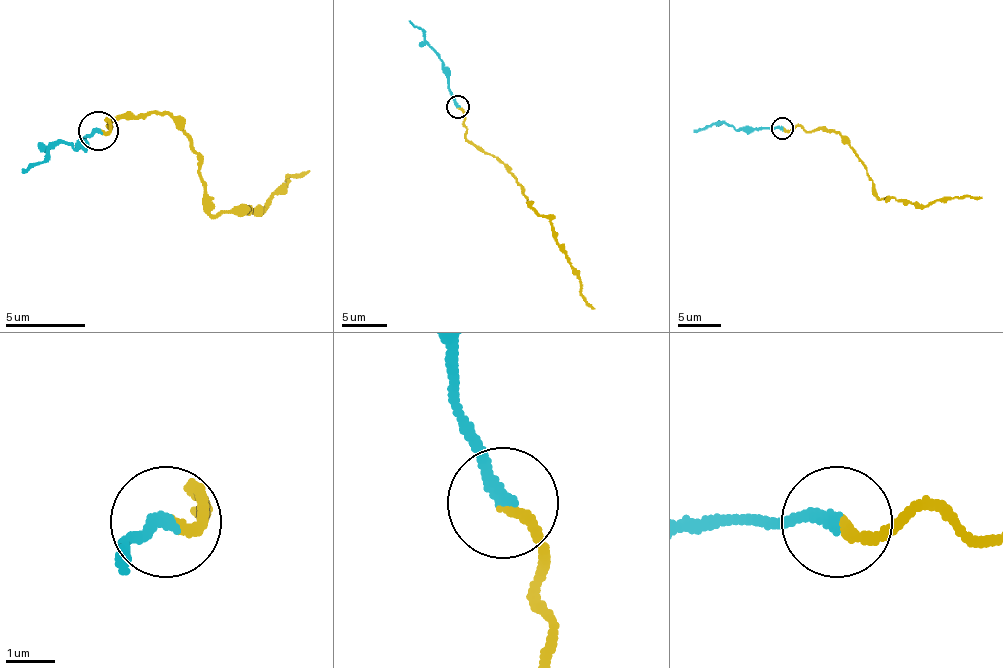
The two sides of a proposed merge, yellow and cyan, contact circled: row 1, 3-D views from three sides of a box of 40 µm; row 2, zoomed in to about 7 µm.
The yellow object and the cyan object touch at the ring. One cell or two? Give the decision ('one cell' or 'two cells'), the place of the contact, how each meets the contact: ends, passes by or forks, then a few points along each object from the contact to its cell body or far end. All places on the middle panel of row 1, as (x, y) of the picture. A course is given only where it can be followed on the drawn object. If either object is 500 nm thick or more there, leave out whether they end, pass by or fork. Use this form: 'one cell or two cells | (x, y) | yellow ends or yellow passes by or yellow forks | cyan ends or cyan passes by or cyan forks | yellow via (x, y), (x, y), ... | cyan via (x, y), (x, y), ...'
one cell | (457, 106) | yellow ends | cyan ends | yellow via (457, 108), (466, 137), (497, 158), (551, 223), (579, 279), (579, 295), (595, 308) | cyan via (457, 106), (448, 86), (448, 69), (423, 31), (408, 21)

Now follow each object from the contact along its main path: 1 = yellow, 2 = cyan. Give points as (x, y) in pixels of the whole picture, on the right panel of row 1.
1: (784, 127), (836, 131), (859, 159), (879, 197), (923, 205), (952, 197), (981, 196)
2: (782, 128), (744, 129), (724, 123), (706, 126), (694, 132)

